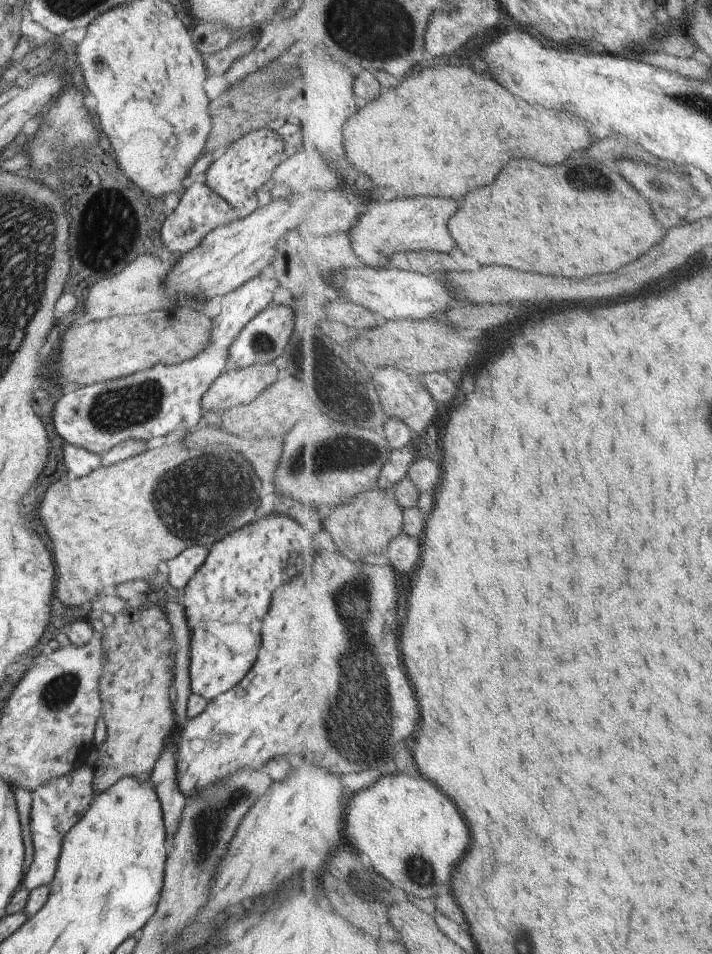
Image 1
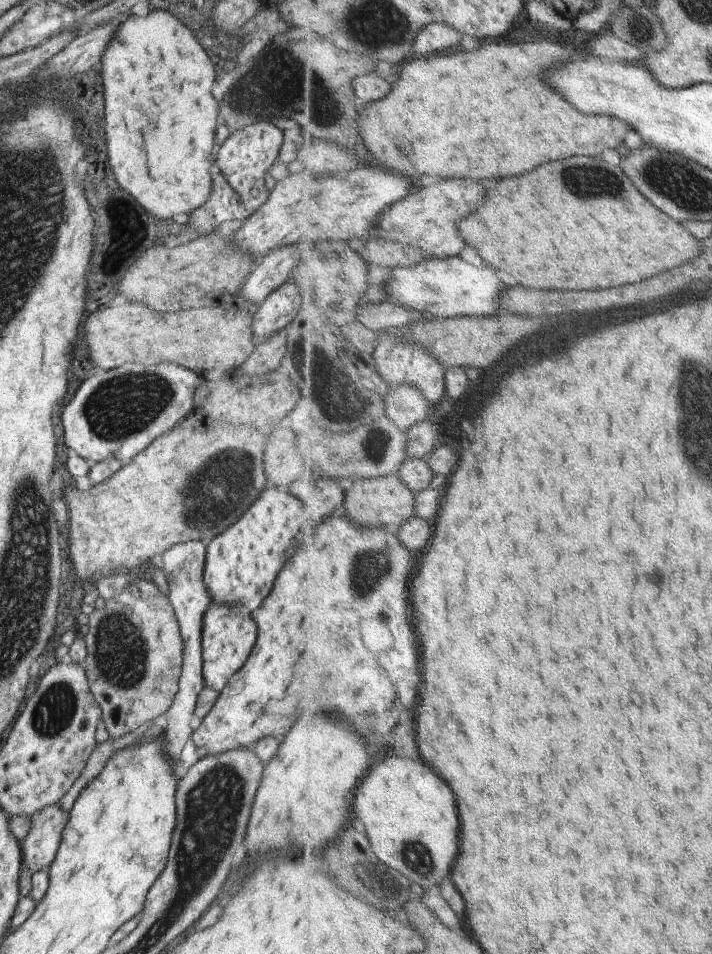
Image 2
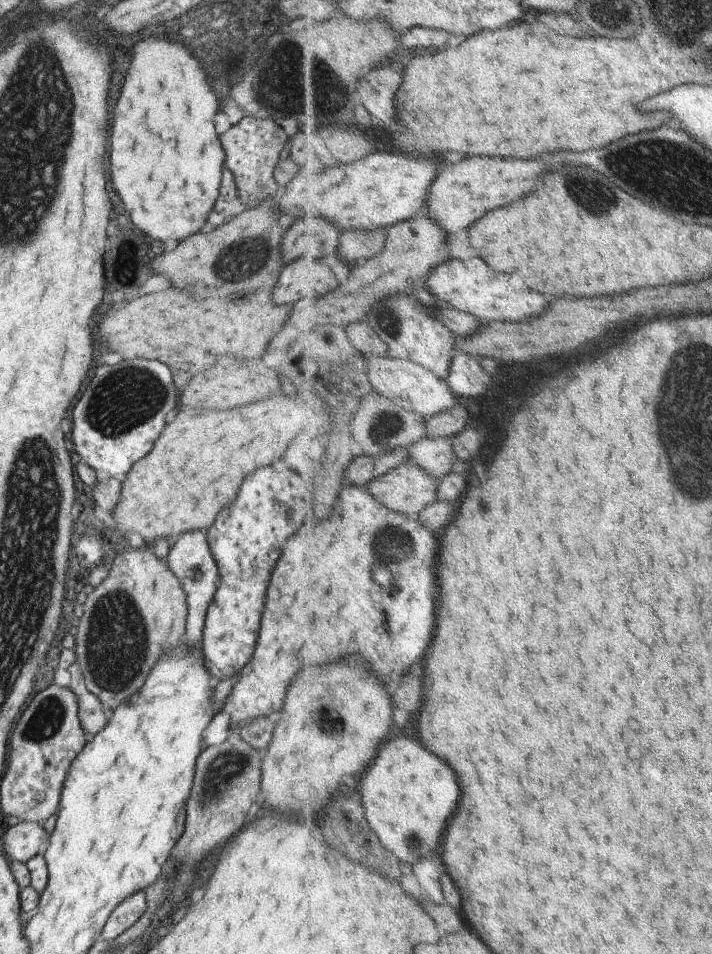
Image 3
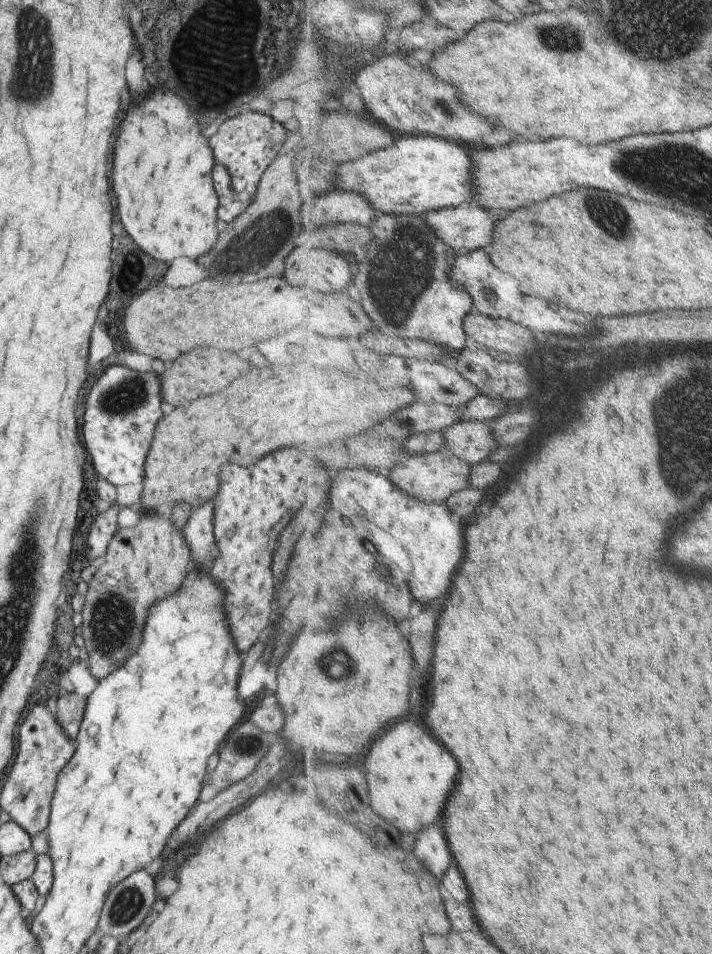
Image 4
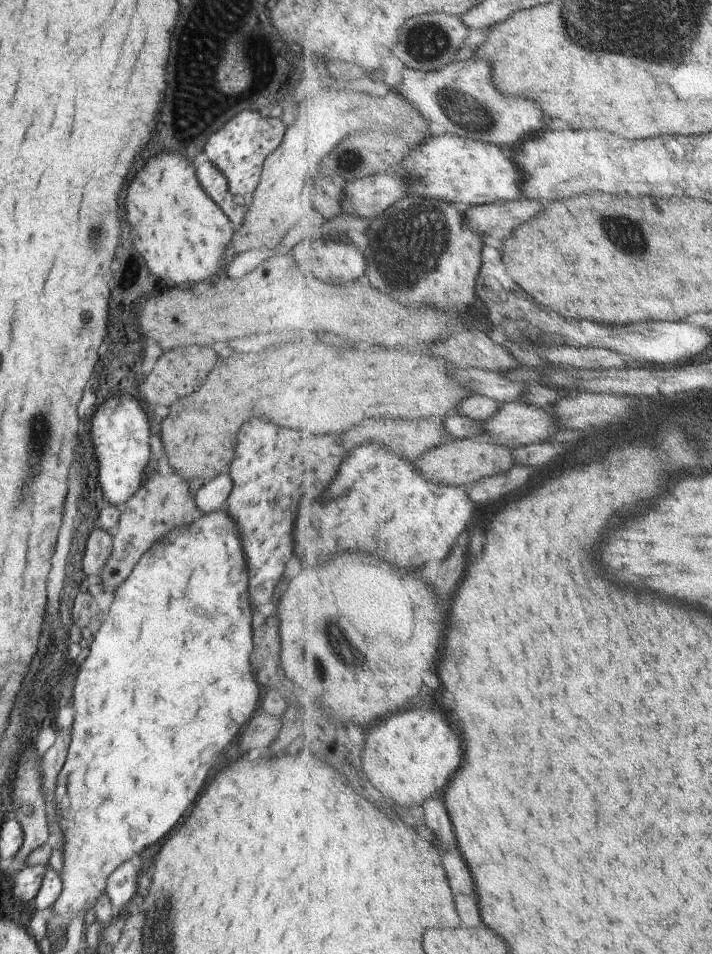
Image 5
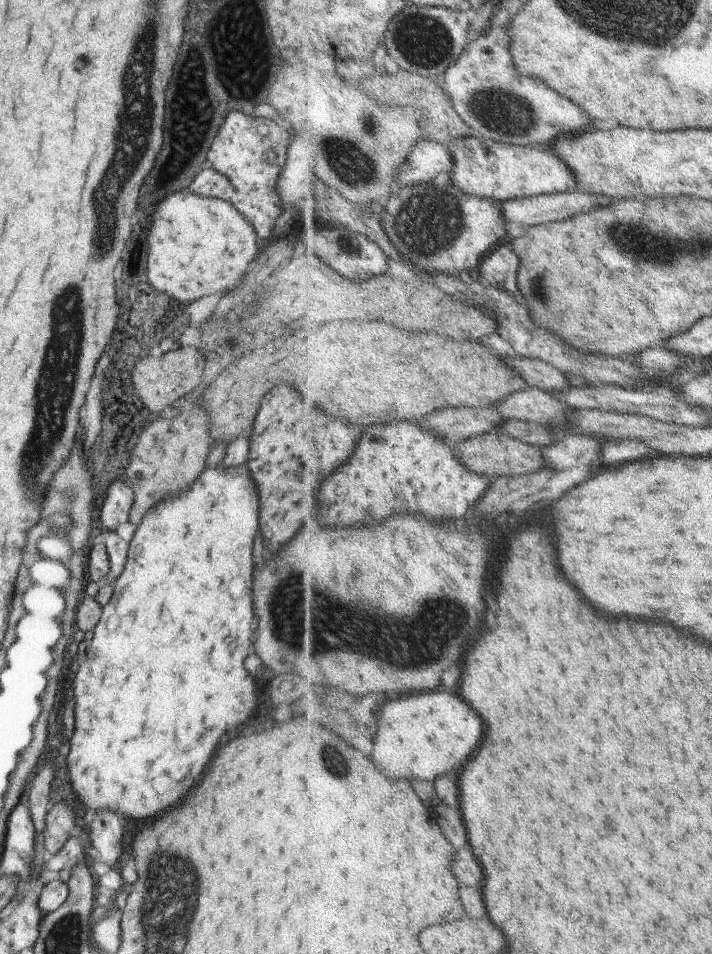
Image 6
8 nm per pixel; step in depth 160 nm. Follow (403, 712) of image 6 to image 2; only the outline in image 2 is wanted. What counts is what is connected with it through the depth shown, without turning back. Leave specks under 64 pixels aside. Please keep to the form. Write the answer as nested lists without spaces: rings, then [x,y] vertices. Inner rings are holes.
[[[387,758],[383,764],[371,766],[367,778],[355,794],[355,814],[353,821],[370,840],[373,852],[388,868],[397,870],[409,882],[415,882],[424,890],[439,888],[449,876],[451,866],[459,854],[459,810],[453,790],[443,782],[425,762],[415,762],[411,758]]]

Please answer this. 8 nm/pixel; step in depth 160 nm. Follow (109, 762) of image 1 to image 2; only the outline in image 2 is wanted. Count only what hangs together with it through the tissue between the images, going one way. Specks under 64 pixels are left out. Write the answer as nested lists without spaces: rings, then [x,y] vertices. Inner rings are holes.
[[[137,580],[135,584],[129,583],[128,587],[121,592],[115,593],[108,600],[105,601],[105,605],[101,609],[95,609],[93,612],[88,614],[88,622],[80,630],[83,632],[84,643],[86,646],[86,657],[84,660],[84,673],[86,674],[89,690],[91,691],[94,701],[99,705],[101,711],[101,722],[106,730],[109,732],[111,738],[117,738],[129,730],[137,730],[140,732],[141,729],[147,727],[153,721],[160,721],[163,717],[164,712],[171,706],[172,700],[174,699],[175,693],[178,689],[178,678],[182,667],[183,658],[183,647],[178,622],[173,612],[172,606],[168,601],[167,596],[163,596],[161,592],[149,584],[149,582],[143,582],[143,580]]]

